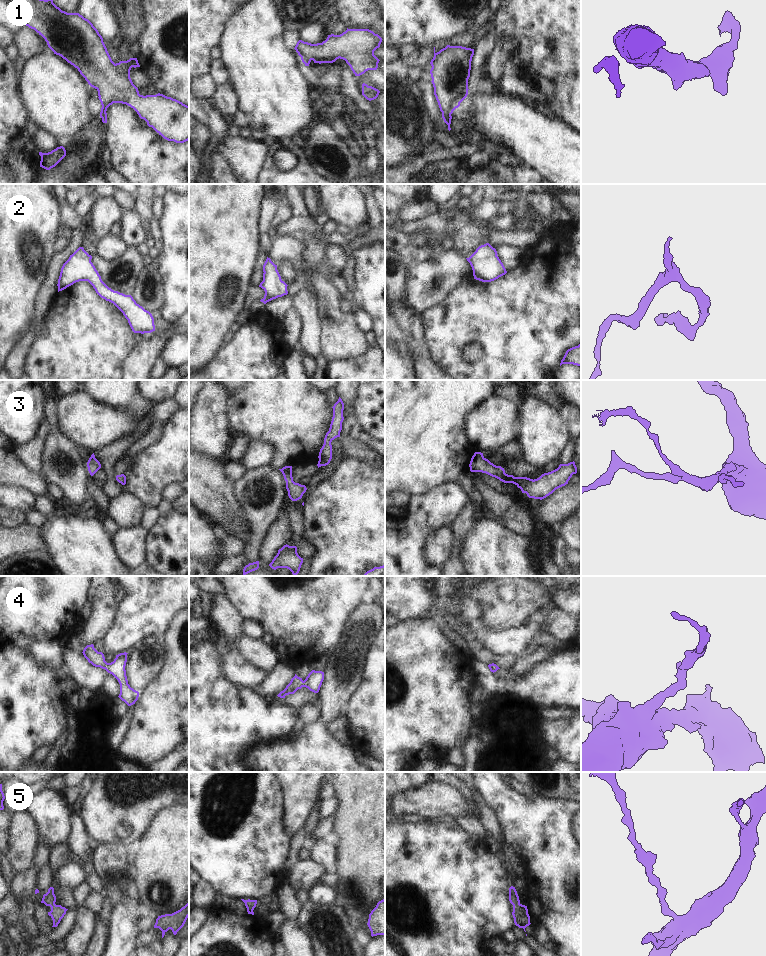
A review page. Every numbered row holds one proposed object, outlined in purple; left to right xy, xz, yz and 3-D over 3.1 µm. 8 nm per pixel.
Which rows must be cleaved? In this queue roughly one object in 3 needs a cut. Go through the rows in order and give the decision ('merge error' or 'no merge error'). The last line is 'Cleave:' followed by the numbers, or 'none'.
1: no merge error
2: no merge error
3: no merge error
4: no merge error
5: no merge error
Cleave: none

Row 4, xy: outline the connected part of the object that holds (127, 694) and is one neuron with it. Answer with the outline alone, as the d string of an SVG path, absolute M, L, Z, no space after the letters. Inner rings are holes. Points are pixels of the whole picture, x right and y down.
M93 644L87 645L82 653L93 666L105 669L118 680L120 684L120 694L118 697L122 701L124 701L128 706L135 704L138 700L139 692L131 688L128 684L125 670L128 653L124 652L116 655L116 658L111 663L107 663L105 661L104 654L102 652L98 652L94 648Z

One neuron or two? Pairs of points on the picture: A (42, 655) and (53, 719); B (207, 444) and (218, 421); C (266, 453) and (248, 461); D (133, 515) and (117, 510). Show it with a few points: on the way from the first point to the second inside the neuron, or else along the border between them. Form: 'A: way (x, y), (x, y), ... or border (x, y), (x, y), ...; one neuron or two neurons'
A: border (27, 652), (41, 666), (54, 671); two neurons
B: way (210, 438), (210, 429), (212, 427); one neuron
C: way (262, 454), (257, 455), (252, 460); one neuron
D: way (129, 512), (121, 510); one neuron

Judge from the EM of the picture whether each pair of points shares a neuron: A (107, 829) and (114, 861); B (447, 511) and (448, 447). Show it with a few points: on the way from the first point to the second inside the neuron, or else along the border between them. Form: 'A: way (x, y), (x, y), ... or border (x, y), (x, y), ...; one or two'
A: border (99, 842), (125, 842), (129, 845); two
B: border (456, 479), (444, 482), (427, 493); two

